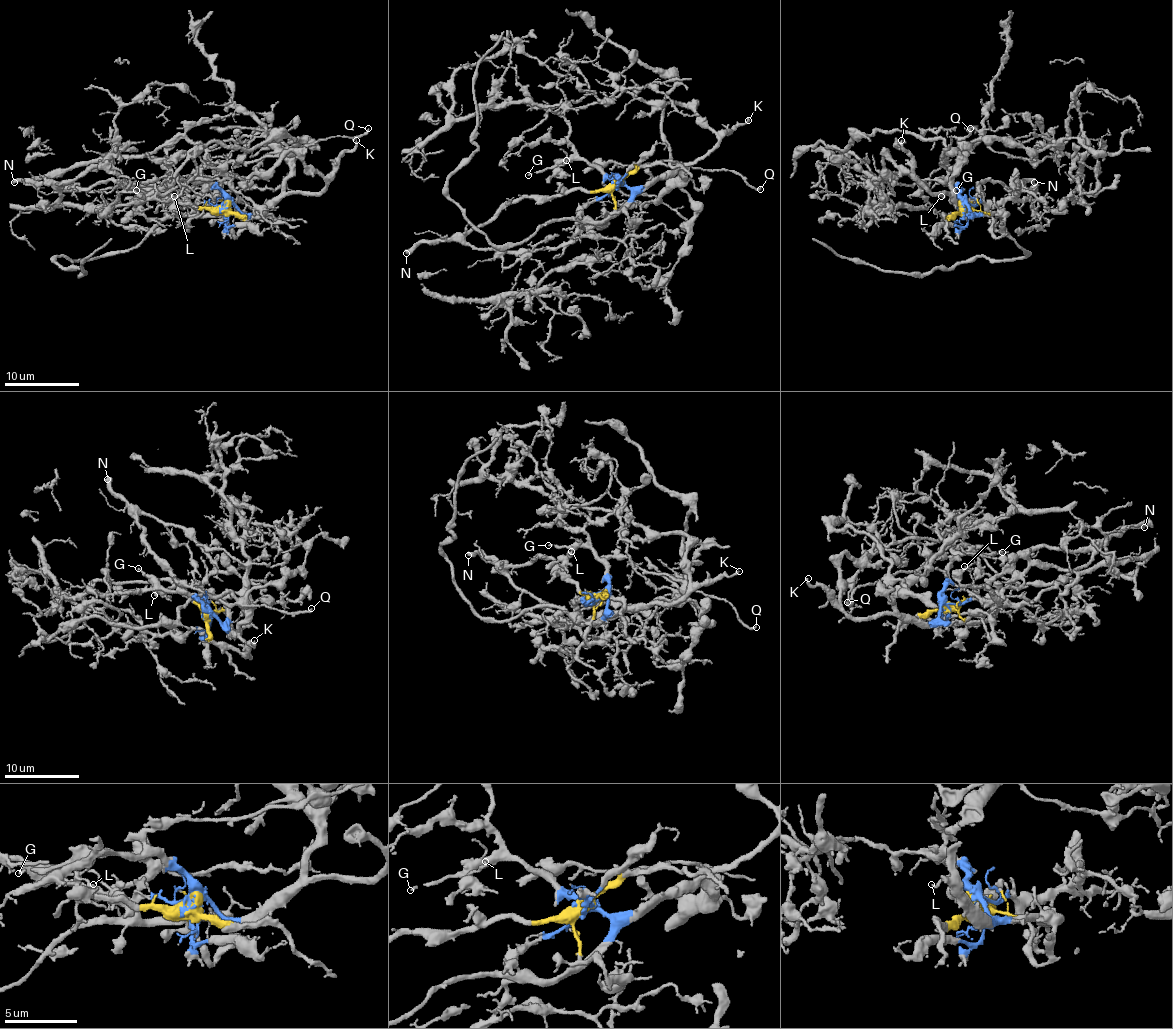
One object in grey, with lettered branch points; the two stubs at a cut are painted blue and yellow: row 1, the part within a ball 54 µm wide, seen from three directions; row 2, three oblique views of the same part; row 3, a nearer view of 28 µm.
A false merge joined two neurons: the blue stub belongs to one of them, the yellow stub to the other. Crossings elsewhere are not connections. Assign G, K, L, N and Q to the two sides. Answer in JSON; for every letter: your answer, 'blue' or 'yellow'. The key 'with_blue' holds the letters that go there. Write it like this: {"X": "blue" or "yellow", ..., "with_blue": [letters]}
{"G": "blue", "K": "blue", "L": "blue", "N": "yellow", "Q": "blue", "with_blue": ["G", "K", "L", "Q"]}

